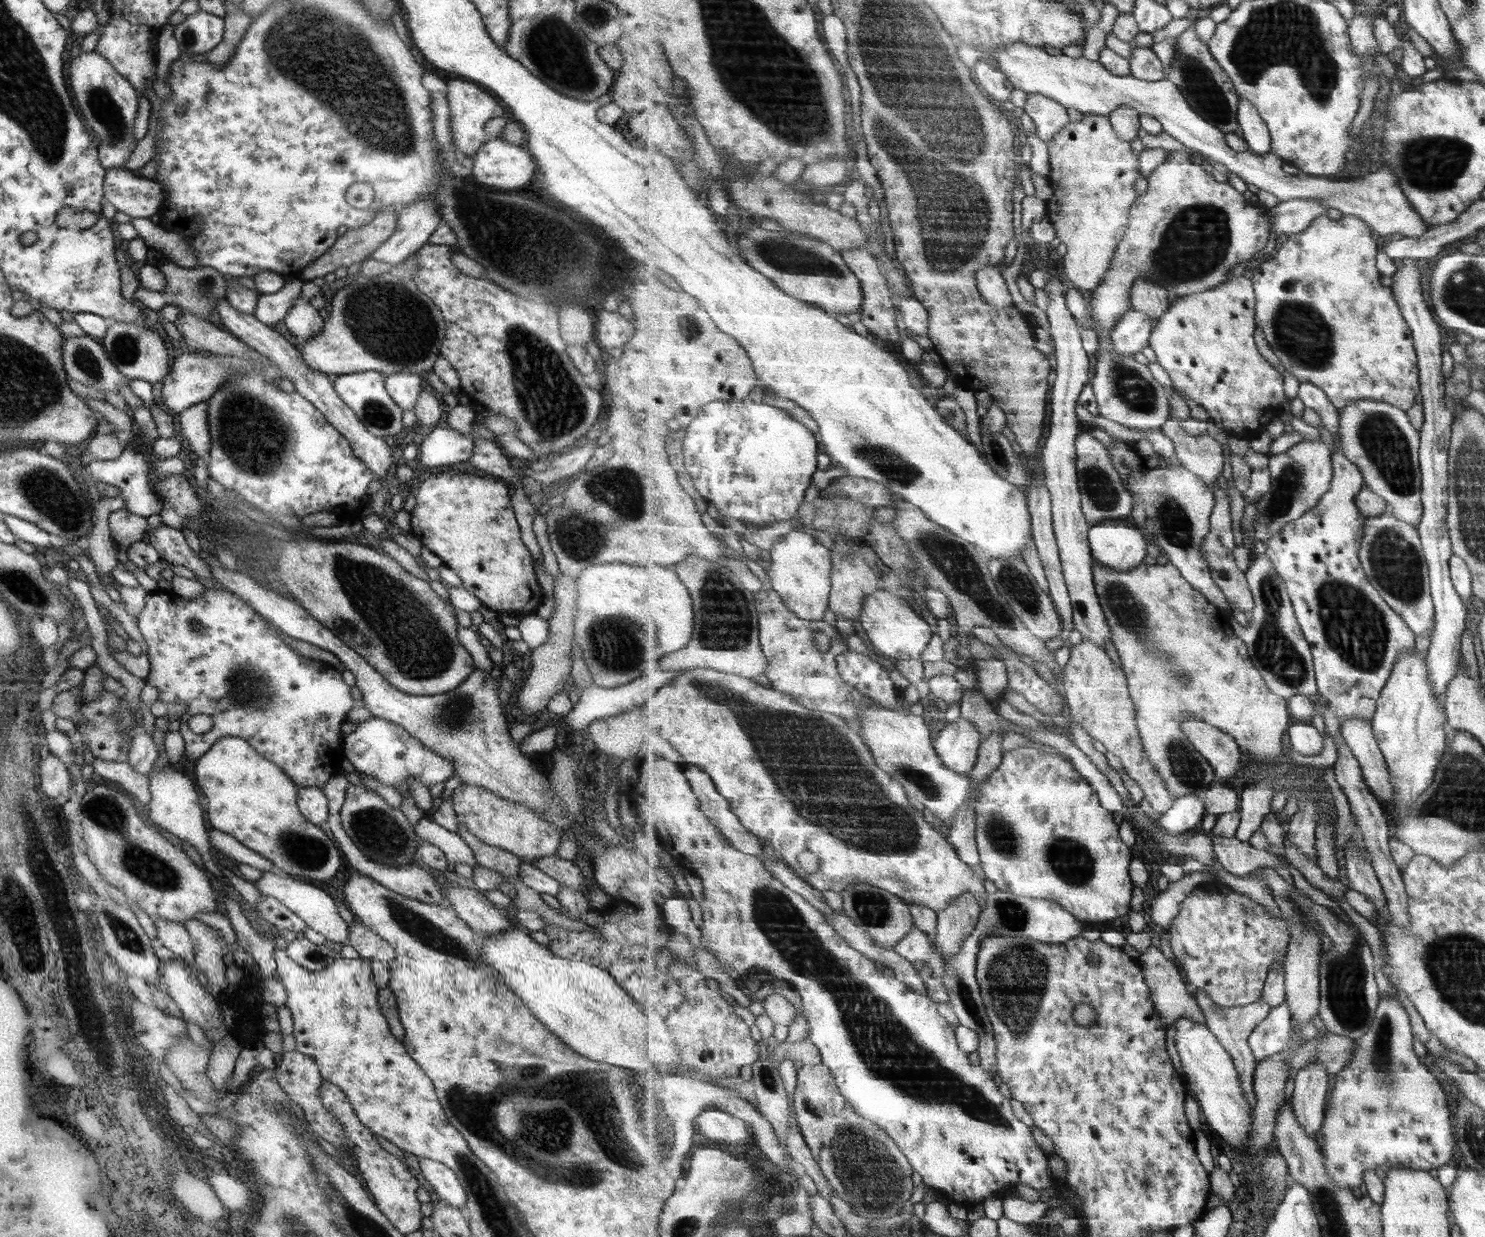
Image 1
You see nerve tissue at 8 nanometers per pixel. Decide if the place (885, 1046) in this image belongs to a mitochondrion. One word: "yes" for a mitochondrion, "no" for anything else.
yes

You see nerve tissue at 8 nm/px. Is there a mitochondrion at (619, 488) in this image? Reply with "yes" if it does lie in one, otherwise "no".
yes

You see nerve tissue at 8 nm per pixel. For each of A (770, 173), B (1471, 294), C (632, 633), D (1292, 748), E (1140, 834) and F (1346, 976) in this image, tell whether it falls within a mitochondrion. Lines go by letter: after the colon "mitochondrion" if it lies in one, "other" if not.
A: other
B: mitochondrion
C: mitochondrion
D: other
E: other
F: mitochondrion

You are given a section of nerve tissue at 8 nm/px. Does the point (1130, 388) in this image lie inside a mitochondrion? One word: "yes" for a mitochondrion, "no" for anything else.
yes

